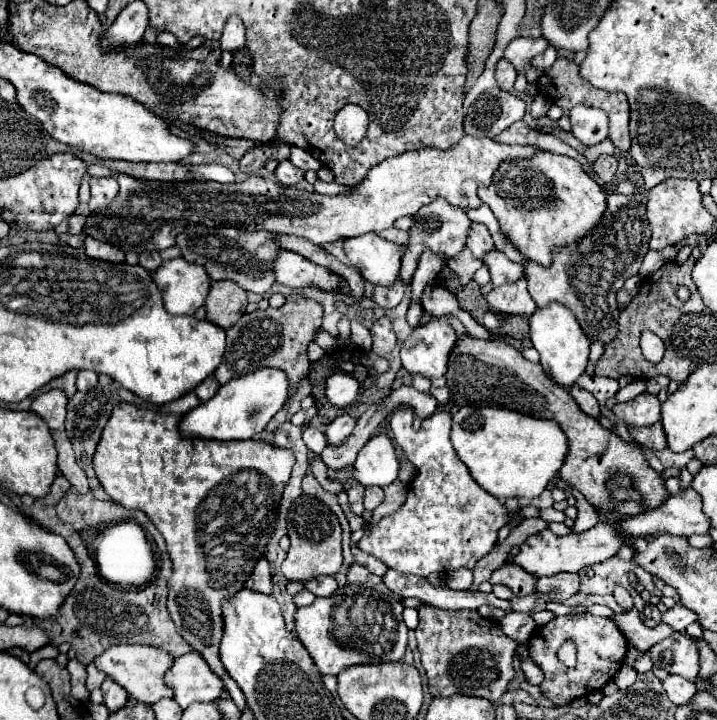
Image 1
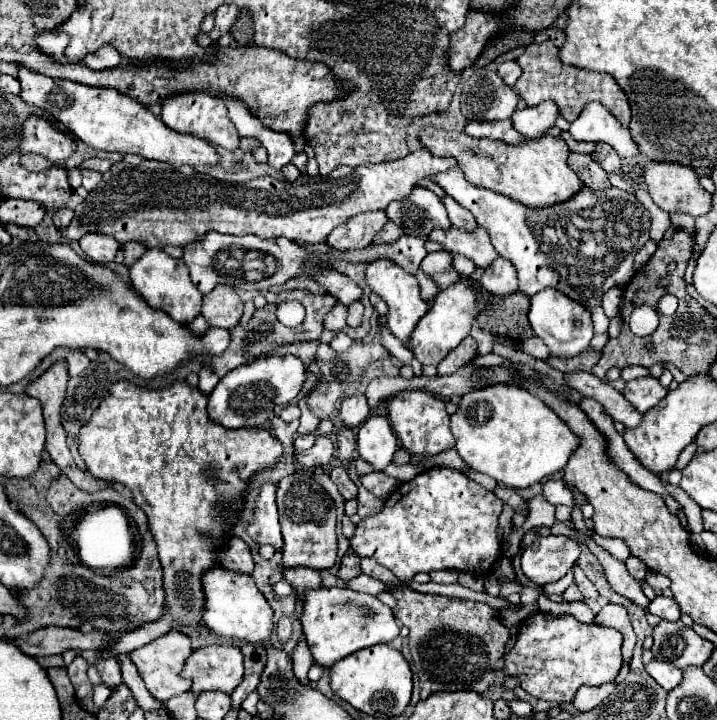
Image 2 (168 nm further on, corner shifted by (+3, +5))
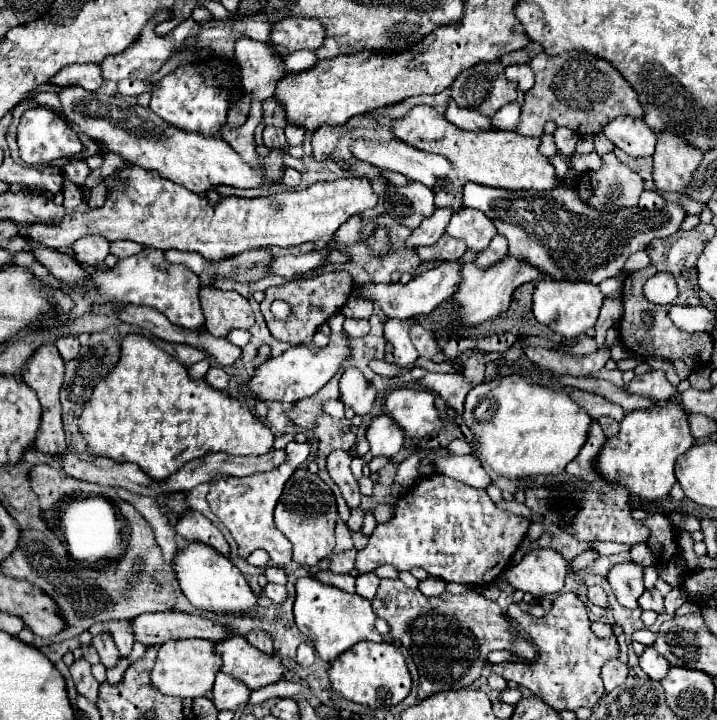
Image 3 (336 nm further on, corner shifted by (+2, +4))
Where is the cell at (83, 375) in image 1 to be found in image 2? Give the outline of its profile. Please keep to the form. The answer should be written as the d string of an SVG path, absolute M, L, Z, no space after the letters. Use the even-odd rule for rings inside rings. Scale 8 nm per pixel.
M72 350L72 352L68 354L66 362L68 362L68 372L70 372L70 376L80 376L80 374L86 370L86 366L90 364L90 360L86 358L86 354L80 352L80 350Z

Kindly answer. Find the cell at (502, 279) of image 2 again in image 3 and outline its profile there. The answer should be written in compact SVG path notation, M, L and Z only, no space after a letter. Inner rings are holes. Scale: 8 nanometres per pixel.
M497 233L487 245L487 249L483 249L483 253L477 255L477 265L483 269L491 267L495 261L501 261L505 255L507 255L507 239Z

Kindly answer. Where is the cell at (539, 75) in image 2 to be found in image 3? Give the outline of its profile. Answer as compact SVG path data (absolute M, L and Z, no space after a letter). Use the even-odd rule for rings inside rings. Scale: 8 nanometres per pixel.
M585 51L561 53L555 57L539 53L531 61L531 69L535 73L535 85L525 93L521 123L515 129L519 135L541 137L545 121L553 121L561 127L569 127L579 137L585 137L595 135L615 117L643 117L643 105L639 103L637 91L603 57Z

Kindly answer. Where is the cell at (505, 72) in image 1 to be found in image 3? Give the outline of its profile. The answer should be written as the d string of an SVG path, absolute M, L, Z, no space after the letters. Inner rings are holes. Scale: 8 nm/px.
M511 65L511 67L505 67L505 75L507 79L513 79L519 83L519 91L529 91L535 83L535 75L531 71L529 65Z

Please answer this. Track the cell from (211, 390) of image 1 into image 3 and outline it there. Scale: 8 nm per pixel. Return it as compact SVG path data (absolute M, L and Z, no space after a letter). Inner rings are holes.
M211 367L211 369L207 371L205 379L207 379L209 385L213 385L213 387L219 389L219 391L225 391L225 389L227 389L227 383L229 383L229 375L227 375L221 367Z

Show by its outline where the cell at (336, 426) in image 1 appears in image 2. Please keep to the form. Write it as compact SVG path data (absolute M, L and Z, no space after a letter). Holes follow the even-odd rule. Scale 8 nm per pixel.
M348 396L348 398L344 398L338 416L340 416L342 426L352 428L352 430L358 428L370 416L366 396Z

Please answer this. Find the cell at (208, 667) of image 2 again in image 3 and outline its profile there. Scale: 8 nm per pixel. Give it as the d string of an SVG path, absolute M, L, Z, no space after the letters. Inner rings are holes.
M241 635L217 643L217 653L225 661L221 671L235 679L241 679L251 691L277 683L285 671L277 653L267 657L265 653L259 653L259 649L249 645Z

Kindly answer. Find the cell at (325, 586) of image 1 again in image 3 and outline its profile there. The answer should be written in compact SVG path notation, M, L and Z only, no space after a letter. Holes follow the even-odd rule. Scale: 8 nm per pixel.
M267 567L265 577L271 583L287 583L287 575L285 575L285 571L281 567Z

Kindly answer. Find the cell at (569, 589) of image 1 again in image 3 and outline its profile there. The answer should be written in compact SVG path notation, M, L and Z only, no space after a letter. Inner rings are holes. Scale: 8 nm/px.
M589 587L587 591L587 599L597 605L597 607L609 607L609 601L607 601L607 595L601 587Z

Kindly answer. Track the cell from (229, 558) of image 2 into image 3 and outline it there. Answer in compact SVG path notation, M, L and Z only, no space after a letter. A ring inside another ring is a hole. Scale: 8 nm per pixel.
M185 511L177 521L175 521L175 531L187 539L187 541L201 541L205 545L211 545L215 551L221 555L229 557L229 545L221 531L199 511Z

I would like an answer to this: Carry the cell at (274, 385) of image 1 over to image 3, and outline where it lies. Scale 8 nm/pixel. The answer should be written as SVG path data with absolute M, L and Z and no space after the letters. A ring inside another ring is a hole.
M335 313L327 325L331 327L329 343L323 349L313 349L313 347L291 347L279 357L267 359L255 373L255 377L241 387L239 399L249 401L251 405L257 401L281 401L281 403L295 403L305 397L311 397L315 391L319 391L327 381L335 377L335 373L341 369L341 365L349 359L351 349L349 349L349 337L343 329L343 313Z

